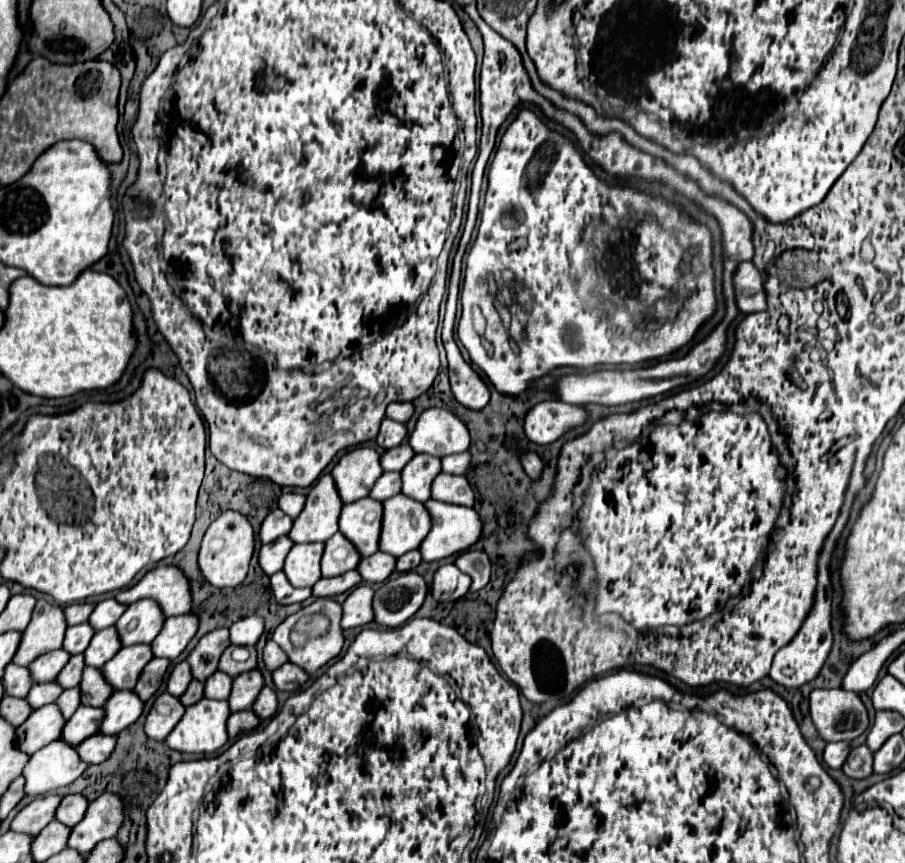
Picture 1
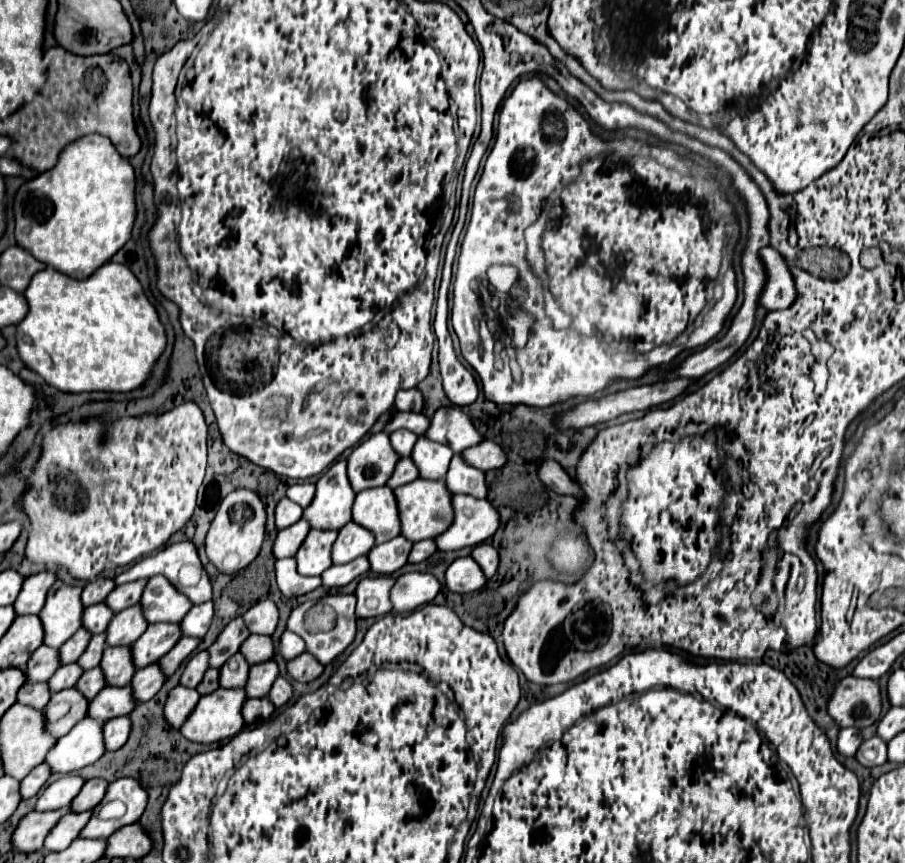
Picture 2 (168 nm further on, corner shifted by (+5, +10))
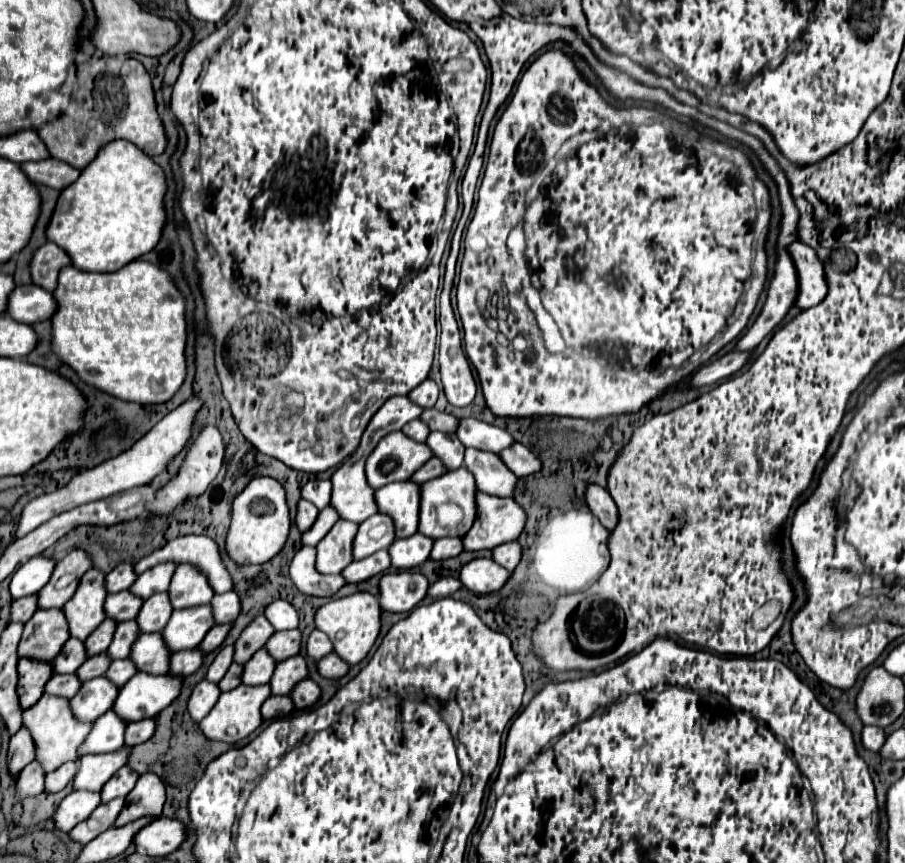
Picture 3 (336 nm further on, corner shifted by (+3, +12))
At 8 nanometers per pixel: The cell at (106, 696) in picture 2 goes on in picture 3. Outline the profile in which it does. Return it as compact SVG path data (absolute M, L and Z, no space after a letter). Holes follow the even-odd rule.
M137 672L129 682L119 688L111 710L125 722L153 718L177 698L179 690L181 678Z

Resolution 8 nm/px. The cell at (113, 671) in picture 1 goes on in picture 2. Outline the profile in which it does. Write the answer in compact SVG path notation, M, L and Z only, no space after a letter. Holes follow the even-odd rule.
M169 622L149 624L147 632L133 644L133 662L137 668L145 668L161 656L165 656L181 640L181 626Z

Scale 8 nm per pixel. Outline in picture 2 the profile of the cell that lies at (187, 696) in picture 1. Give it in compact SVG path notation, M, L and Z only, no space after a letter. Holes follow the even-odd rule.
M209 668L203 682L197 686L197 690L201 694L209 694L209 692L215 692L219 688L219 670L217 668Z

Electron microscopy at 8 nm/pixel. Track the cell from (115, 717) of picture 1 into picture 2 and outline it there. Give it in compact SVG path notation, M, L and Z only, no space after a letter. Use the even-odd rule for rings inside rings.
M151 664L151 666L141 668L141 670L135 672L131 686L135 690L137 700L139 702L147 702L163 688L165 682L167 682L167 676L161 672L161 666L159 664Z

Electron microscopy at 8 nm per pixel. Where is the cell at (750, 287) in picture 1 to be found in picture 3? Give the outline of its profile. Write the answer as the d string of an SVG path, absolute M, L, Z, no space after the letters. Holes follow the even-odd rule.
M801 242L789 244L787 250L797 268L795 306L801 310L817 306L823 300L823 294L827 292L827 286L823 282L823 264L817 260L815 250Z

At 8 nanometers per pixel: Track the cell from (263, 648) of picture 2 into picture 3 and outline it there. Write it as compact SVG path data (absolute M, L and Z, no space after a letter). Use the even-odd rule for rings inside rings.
M285 630L285 632L275 632L265 644L265 650L271 654L275 662L287 660L299 652L301 644L301 632L299 630Z

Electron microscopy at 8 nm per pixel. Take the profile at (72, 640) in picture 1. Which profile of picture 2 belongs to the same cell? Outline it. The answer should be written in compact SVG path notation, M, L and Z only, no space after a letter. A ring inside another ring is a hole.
M99 602L99 604L93 604L93 606L85 608L83 626L87 630L91 630L93 634L105 632L105 628L109 626L109 620L113 620L113 616L115 616L113 610L105 602Z

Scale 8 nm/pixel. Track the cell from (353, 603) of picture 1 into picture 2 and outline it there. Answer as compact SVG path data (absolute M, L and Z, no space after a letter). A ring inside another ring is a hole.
M365 576L357 586L357 616L371 618L371 616L385 616L393 610L389 600L389 592L395 584L393 576Z

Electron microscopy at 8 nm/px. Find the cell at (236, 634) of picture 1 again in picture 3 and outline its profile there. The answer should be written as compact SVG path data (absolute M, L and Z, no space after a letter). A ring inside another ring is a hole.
M285 600L271 602L265 608L263 616L269 620L269 624L275 630L291 630L291 628L297 628L297 624L299 624L299 616L297 616L295 608Z

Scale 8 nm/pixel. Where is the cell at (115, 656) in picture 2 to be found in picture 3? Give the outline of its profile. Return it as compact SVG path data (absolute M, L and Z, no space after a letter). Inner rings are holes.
M141 634L129 652L129 660L135 662L139 672L167 674L167 658L171 652L163 648L161 634Z

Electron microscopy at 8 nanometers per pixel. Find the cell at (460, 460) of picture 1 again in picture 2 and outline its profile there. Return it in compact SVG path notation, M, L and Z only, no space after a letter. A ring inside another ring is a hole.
M485 440L479 446L467 448L463 452L463 456L465 456L465 460L469 464L473 464L479 470L497 470L497 468L503 468L505 460L507 460L505 450L499 444L495 444L493 440Z

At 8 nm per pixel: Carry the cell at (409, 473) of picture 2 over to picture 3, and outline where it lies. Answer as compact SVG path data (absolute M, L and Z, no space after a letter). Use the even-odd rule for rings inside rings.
M429 458L429 460L411 476L411 480L417 482L417 484L423 484L423 482L427 482L427 480L431 480L431 478L441 476L443 472L445 472L445 470L443 470L443 464L441 464L437 458Z

